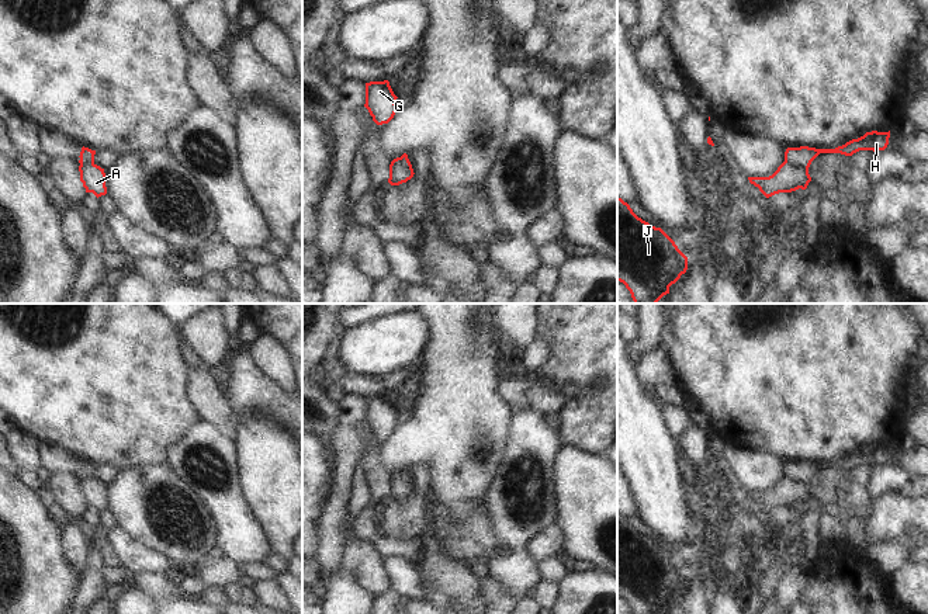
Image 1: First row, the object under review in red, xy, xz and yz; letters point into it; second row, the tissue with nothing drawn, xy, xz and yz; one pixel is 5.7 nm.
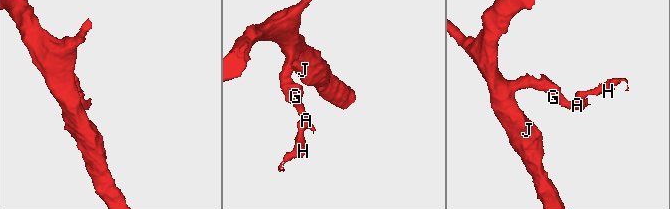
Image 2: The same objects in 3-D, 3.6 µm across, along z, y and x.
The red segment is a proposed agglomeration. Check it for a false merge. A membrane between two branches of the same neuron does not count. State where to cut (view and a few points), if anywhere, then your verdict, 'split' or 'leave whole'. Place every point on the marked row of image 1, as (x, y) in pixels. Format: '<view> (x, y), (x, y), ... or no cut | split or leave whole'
yz (785, 160), (807, 169) | split

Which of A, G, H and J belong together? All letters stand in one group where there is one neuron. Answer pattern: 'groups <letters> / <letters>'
groups A G J / H

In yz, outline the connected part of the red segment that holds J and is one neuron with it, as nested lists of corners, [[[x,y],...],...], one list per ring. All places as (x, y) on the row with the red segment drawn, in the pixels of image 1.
[[[617,197],[617,281],[623,282],[630,291],[634,303],[657,303],[664,295],[669,294],[669,287],[675,284],[688,270],[688,257],[678,249],[675,242],[661,229],[651,226],[648,222],[638,218],[630,205]]]

